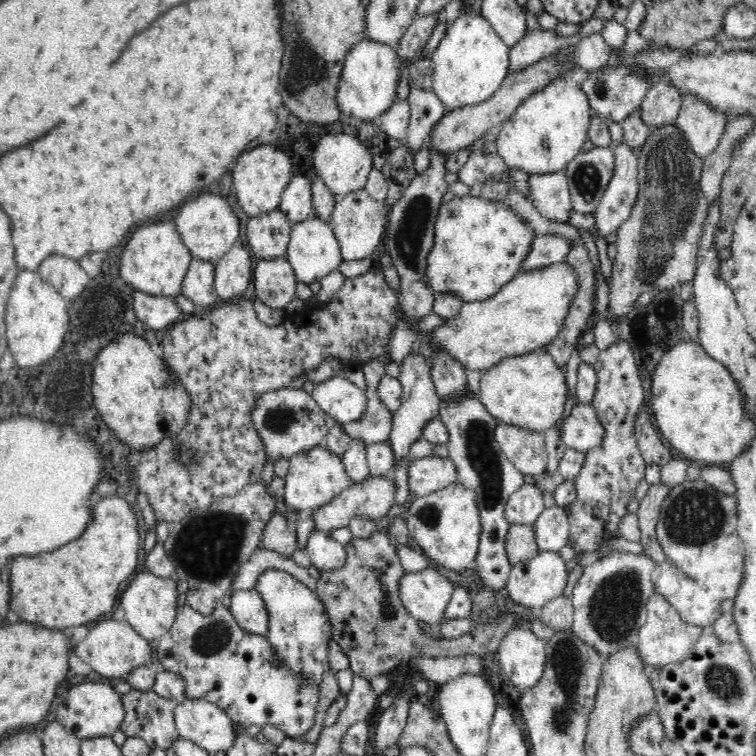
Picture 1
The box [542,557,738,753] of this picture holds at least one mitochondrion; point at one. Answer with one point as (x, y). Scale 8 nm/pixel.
(613, 610)

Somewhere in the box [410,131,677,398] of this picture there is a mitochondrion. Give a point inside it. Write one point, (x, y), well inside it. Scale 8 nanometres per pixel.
(587, 177)

